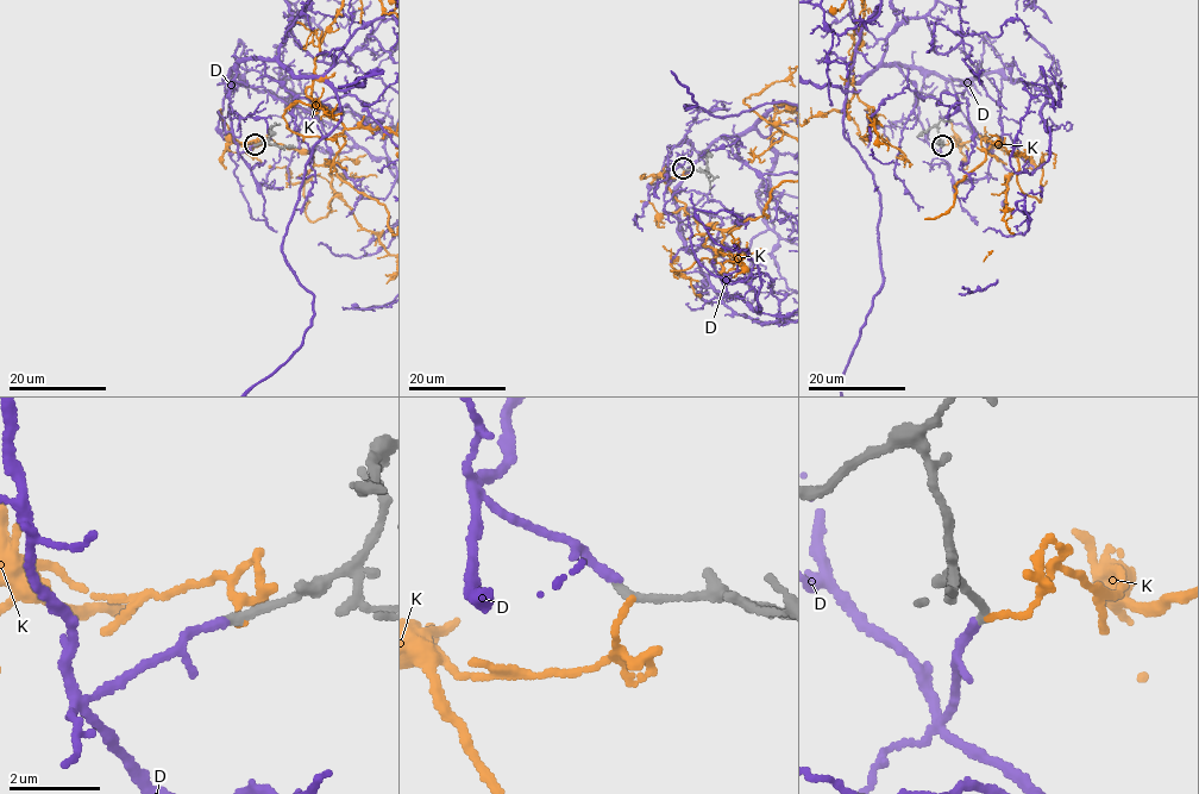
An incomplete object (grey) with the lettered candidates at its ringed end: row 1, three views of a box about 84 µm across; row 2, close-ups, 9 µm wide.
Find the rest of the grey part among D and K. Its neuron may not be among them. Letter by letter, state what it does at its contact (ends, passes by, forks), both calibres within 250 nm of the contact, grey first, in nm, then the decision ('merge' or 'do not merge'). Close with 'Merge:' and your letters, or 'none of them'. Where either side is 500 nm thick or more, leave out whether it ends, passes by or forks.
D: it ends; calibres 180 and 190 nm; merge
K: it ends; calibres 200 and 120 nm; do not merge
Merge: D

